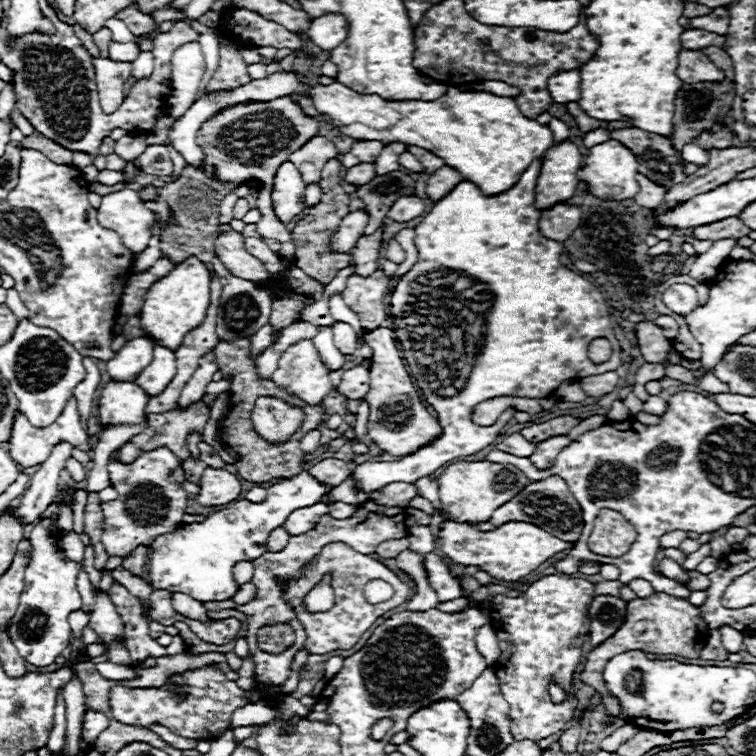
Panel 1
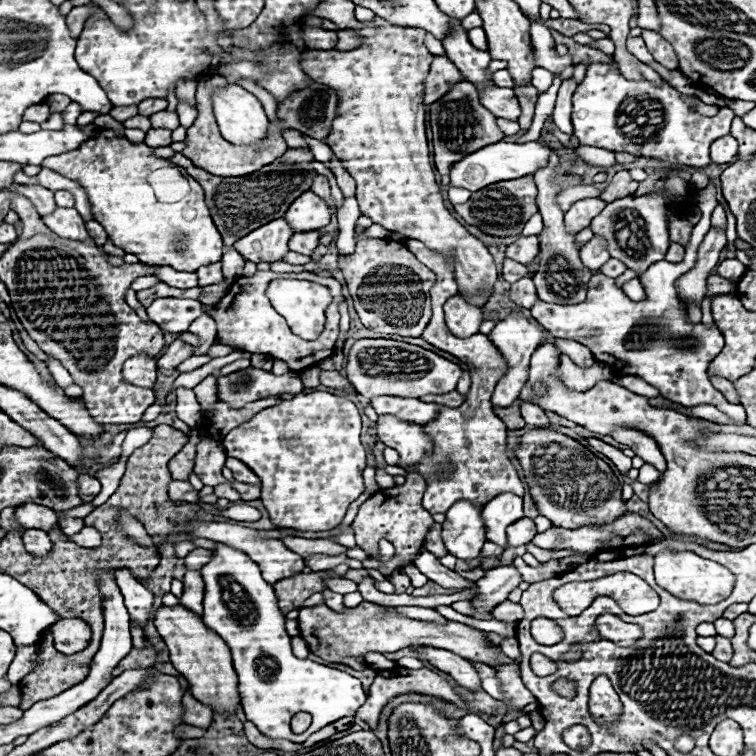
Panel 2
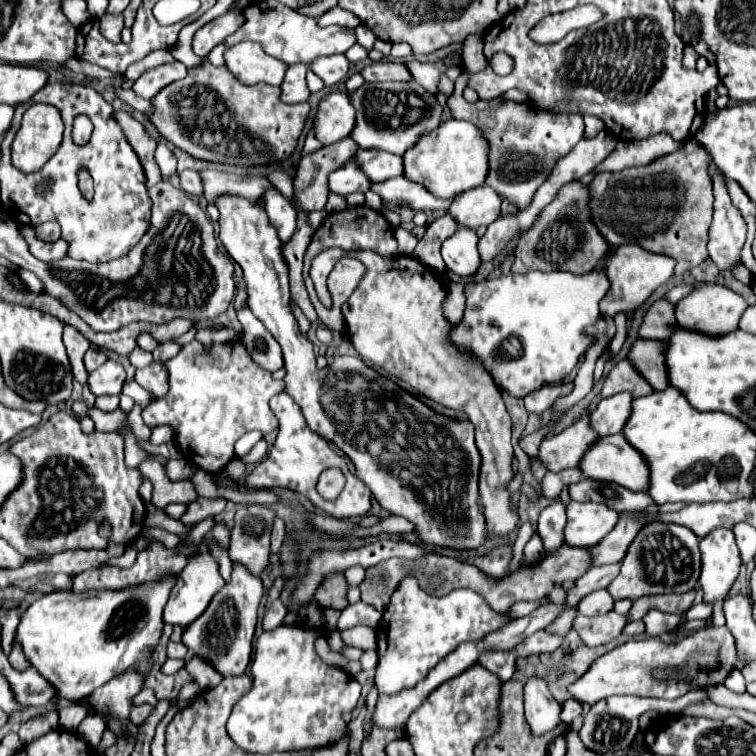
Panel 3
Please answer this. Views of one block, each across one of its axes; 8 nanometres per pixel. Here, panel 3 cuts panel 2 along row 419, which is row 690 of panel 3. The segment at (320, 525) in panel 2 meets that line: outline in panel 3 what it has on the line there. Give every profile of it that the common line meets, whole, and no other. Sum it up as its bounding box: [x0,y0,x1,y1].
[228,626,362,752]

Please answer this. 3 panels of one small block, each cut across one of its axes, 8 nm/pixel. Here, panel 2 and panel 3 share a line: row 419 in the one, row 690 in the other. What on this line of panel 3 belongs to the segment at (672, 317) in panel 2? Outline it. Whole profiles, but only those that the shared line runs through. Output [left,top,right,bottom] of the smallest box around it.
[726,670,746,692]

